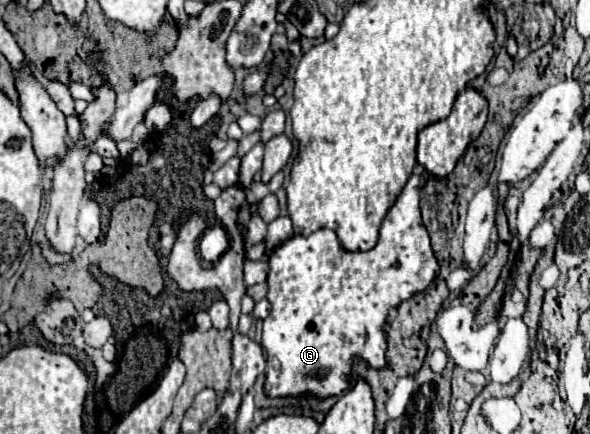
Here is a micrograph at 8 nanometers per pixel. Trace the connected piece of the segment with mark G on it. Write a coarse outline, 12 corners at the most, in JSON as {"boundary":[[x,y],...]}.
{"boundary":[[418,166],[370,252],[330,230],[268,260],[266,396],[388,366],[390,308],[440,270]]}

